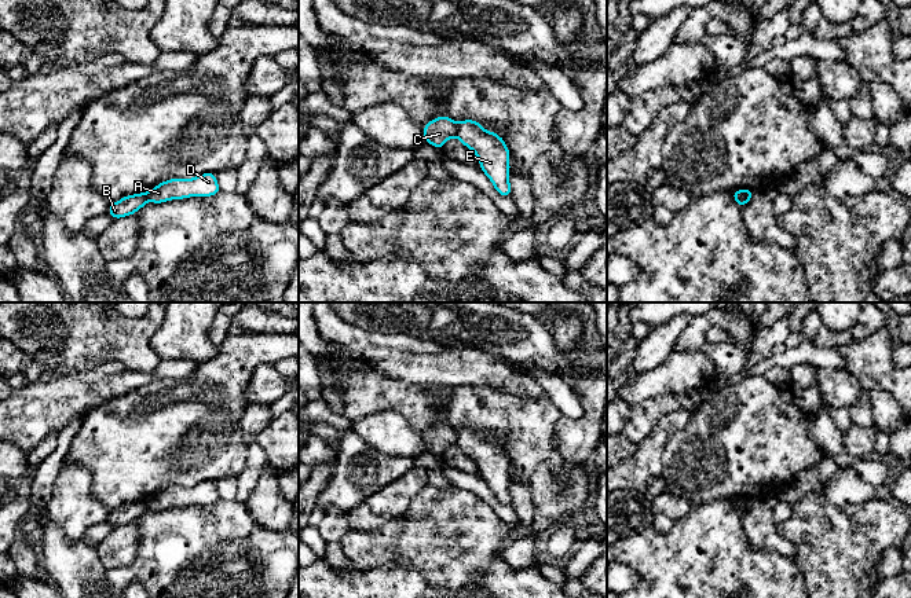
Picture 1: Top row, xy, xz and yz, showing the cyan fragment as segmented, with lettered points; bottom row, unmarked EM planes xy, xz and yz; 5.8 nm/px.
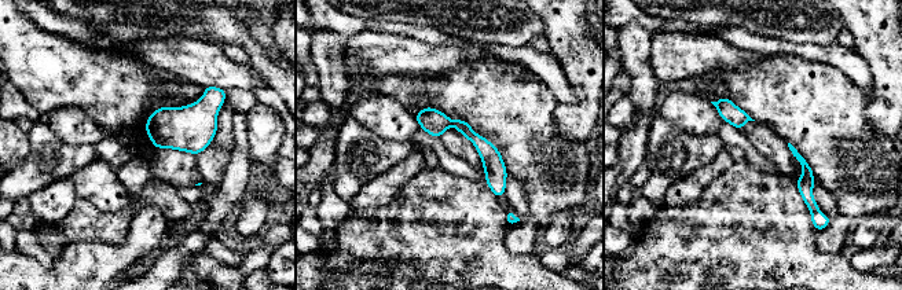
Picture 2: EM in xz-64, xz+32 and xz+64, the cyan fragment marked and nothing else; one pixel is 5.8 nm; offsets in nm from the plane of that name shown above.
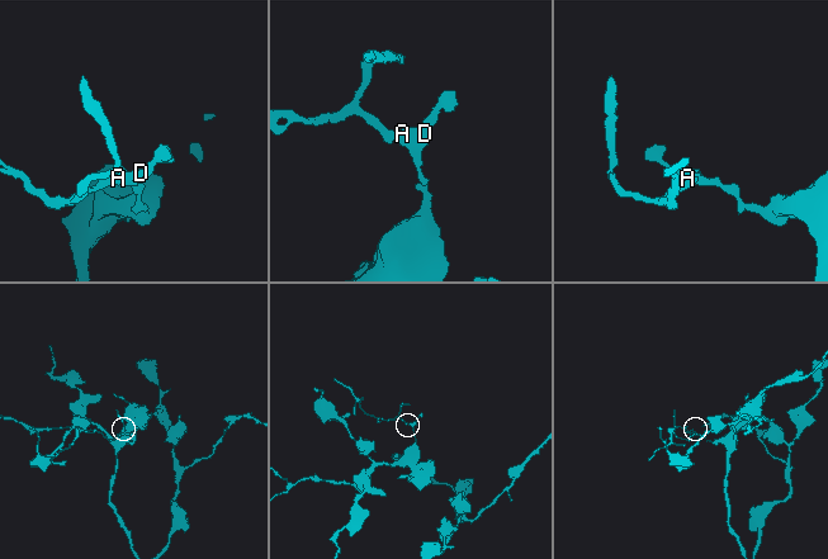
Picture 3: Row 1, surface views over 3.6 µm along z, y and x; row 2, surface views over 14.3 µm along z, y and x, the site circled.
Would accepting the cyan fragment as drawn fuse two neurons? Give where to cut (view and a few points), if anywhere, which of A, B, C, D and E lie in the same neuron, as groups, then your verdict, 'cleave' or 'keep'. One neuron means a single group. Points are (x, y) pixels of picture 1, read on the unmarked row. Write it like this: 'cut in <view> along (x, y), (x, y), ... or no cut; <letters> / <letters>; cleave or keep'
cut in xz along (454, 430), (456, 443); A D E / B C; cleave

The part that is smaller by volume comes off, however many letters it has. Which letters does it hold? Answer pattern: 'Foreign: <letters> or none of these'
Foreign: B, C

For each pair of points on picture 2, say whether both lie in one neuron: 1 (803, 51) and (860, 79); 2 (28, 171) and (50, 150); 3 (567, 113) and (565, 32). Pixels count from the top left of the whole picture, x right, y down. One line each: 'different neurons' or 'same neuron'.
1: same neuron
2: same neuron
3: same neuron

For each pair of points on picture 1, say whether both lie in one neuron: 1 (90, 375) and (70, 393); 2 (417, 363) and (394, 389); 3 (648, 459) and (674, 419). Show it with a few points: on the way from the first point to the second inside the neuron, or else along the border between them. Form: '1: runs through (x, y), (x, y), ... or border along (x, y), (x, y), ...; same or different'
1: border along (72, 374), (84, 382), (98, 382), (114, 375); different
2: border along (372, 367), (390, 378), (434, 384); different
3: runs through (650, 450), (665, 429); same

